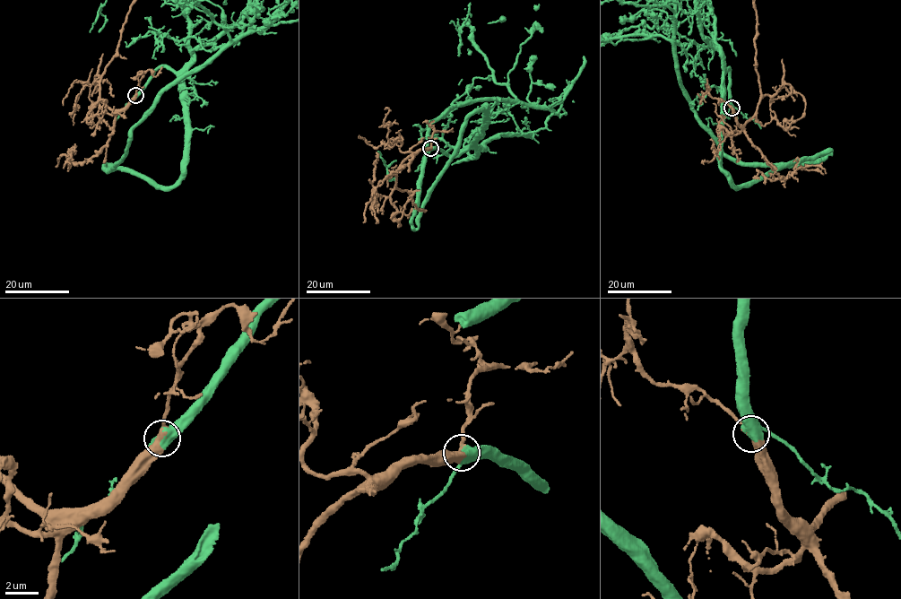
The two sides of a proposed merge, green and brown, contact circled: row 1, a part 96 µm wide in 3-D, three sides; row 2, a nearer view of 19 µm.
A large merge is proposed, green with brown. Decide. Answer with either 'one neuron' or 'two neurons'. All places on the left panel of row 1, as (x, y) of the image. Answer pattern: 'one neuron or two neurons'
one neuron

